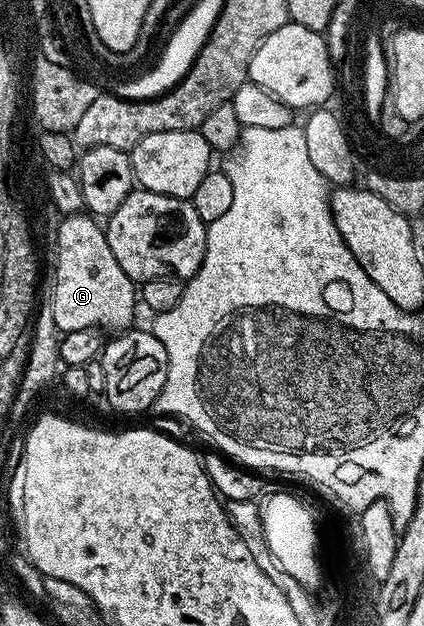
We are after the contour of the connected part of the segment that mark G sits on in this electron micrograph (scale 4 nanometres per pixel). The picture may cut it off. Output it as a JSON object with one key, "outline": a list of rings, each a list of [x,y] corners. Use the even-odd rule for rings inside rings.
{"outline":[[[89,214],[65,216],[55,231],[55,237],[57,237],[57,273],[53,276],[51,301],[54,306],[56,331],[64,334],[71,330],[87,330],[88,328],[128,329],[132,325],[129,323],[133,320],[133,311],[139,308],[139,292],[134,280],[123,270],[123,266],[115,262],[115,254],[111,254],[111,246],[105,237],[104,227]]]}

